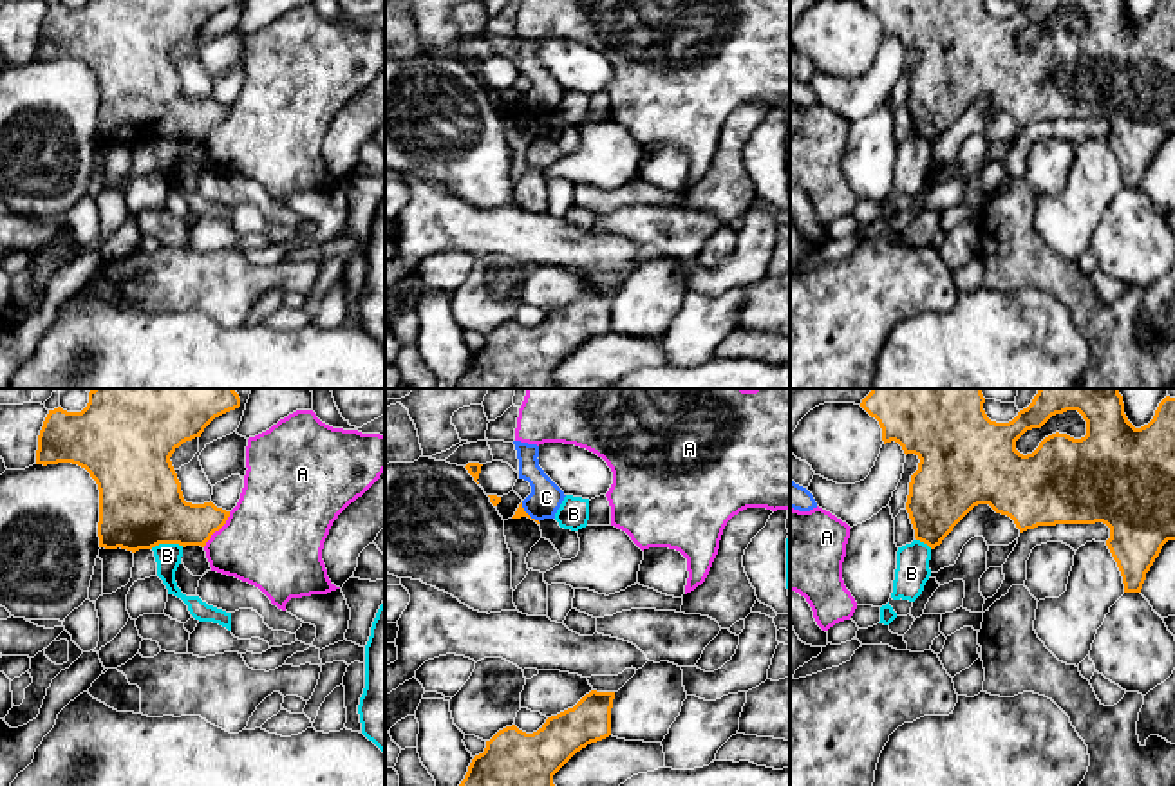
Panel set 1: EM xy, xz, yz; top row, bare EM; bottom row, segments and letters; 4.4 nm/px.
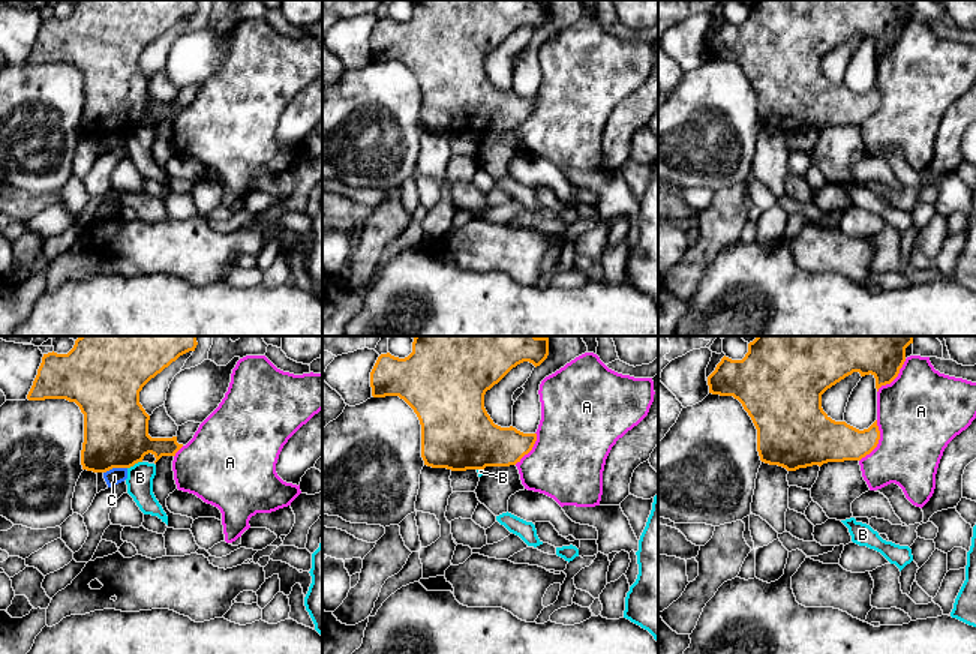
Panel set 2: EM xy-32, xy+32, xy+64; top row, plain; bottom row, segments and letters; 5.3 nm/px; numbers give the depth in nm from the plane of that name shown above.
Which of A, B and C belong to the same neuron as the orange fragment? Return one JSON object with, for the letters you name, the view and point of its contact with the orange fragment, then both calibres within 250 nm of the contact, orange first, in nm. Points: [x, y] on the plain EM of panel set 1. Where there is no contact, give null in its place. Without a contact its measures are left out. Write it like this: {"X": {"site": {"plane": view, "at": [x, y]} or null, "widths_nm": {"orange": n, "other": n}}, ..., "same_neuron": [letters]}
{"same_neuron": []}

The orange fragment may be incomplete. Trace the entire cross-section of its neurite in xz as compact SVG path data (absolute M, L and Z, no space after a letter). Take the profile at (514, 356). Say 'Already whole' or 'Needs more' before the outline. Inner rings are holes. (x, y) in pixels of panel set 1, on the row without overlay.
Already whole. M615 287L586 289L573 304L546 314L533 329L515 320L499 325L475 351L456 388L559 388L553 370L582 343L611 331Z

